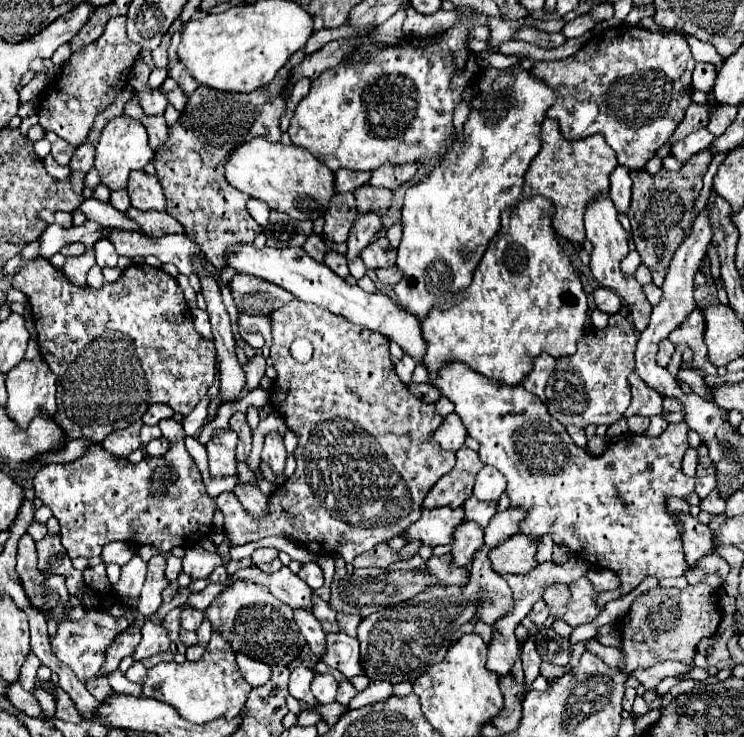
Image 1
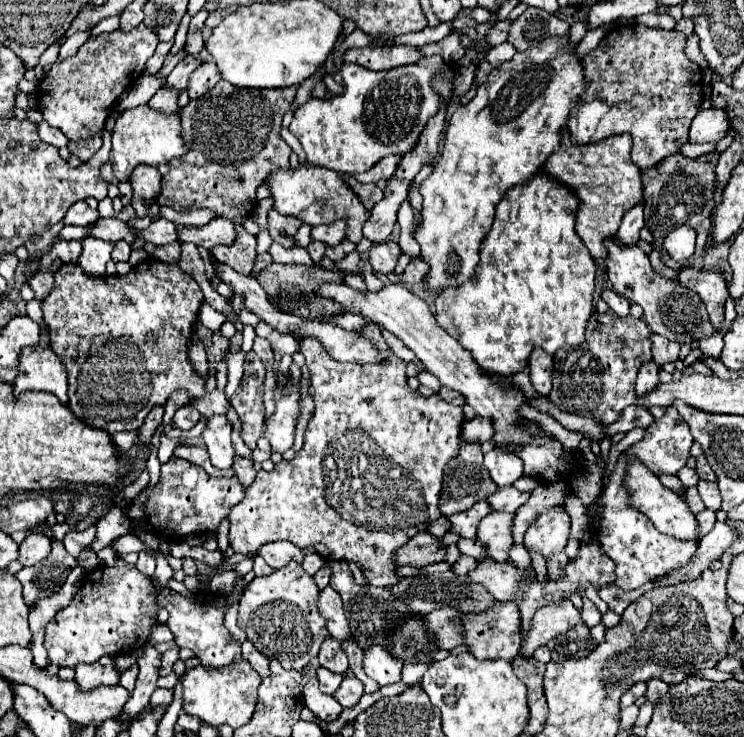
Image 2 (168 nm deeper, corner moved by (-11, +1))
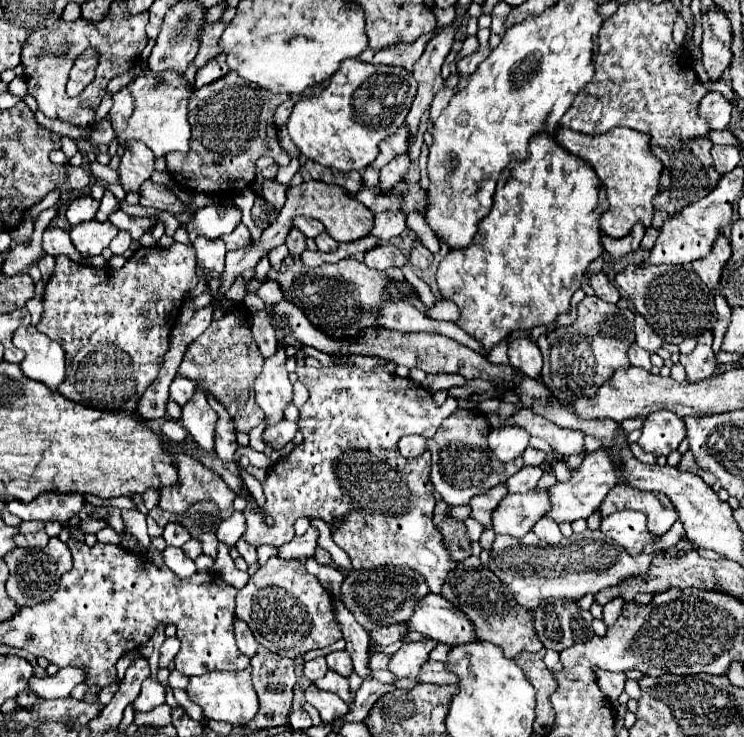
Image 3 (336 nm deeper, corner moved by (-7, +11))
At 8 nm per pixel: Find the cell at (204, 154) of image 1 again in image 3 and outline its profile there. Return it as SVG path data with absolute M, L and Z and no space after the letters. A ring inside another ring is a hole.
M230 72L228 76L198 88L192 92L188 108L190 108L190 124L192 124L192 138L190 138L190 152L188 154L166 154L168 162L168 172L172 178L182 186L192 192L210 192L216 196L232 196L242 192L244 188L250 188L254 182L254 168L256 160L260 156L270 156L274 162L280 162L280 166L288 166L290 156L286 150L280 148L278 144L278 130L274 124L274 110L288 100L284 94L272 94L256 84L248 84L246 80L240 80L236 72ZM214 160L220 160L220 164L214 164Z

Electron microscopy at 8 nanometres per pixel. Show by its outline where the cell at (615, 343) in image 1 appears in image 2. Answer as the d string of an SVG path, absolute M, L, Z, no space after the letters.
M594 312L588 320L586 342L582 346L564 346L554 354L554 376L550 400L560 410L586 418L600 418L612 424L622 416L622 410L636 404L634 382L638 368L652 360L650 328L632 316L620 318L614 312Z

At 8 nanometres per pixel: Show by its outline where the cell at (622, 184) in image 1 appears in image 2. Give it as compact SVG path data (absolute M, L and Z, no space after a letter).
M636 204L636 206L632 206L632 210L628 210L628 214L624 214L620 230L616 232L618 244L636 244L638 242L638 232L640 232L640 228L644 228L642 208L644 208L644 204Z

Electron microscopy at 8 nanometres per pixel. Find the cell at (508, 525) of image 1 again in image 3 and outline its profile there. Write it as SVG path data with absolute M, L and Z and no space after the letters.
M428 592L420 604L416 604L414 614L406 624L408 630L416 630L446 644L466 644L476 640L474 626L466 620L464 612L452 608L448 600L432 592Z

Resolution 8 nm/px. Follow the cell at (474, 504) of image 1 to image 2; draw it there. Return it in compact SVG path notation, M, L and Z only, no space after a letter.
M514 486L496 490L496 494L490 494L486 500L492 506L492 510L498 512L516 512L526 500L528 500L530 492L518 492Z

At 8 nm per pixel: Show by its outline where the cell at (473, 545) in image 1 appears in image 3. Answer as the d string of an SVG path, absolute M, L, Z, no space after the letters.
M534 488L524 494L508 494L492 514L494 532L522 538L548 512L548 508L548 490Z

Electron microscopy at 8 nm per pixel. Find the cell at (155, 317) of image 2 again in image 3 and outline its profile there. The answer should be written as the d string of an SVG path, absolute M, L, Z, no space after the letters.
M174 242L170 248L138 248L120 270L110 266L92 268L76 264L68 256L56 256L56 270L44 290L44 318L38 330L56 340L66 352L66 380L58 392L90 408L134 412L140 396L158 376L184 296L196 284L196 252L188 244Z

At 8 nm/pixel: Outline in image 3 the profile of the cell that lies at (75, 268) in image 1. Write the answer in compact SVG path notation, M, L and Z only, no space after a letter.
M88 220L84 224L72 226L70 230L70 238L82 256L98 256L104 248L108 248L116 234L118 234L116 226L98 220Z

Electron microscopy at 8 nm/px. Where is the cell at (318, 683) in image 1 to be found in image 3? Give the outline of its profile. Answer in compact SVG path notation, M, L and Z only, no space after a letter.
M314 658L314 660L310 660L310 662L306 662L306 664L304 664L302 672L304 672L304 676L306 676L306 678L310 678L310 680L314 682L314 680L322 678L322 676L328 672L326 660L324 660L324 658Z

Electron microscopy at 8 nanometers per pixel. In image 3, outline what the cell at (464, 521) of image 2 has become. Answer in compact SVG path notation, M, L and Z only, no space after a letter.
M500 484L496 488L490 488L486 494L474 496L474 500L470 502L472 508L472 518L476 518L478 522L484 524L484 528L492 528L492 512L496 508L496 504L500 504L500 500L508 494L506 484Z

